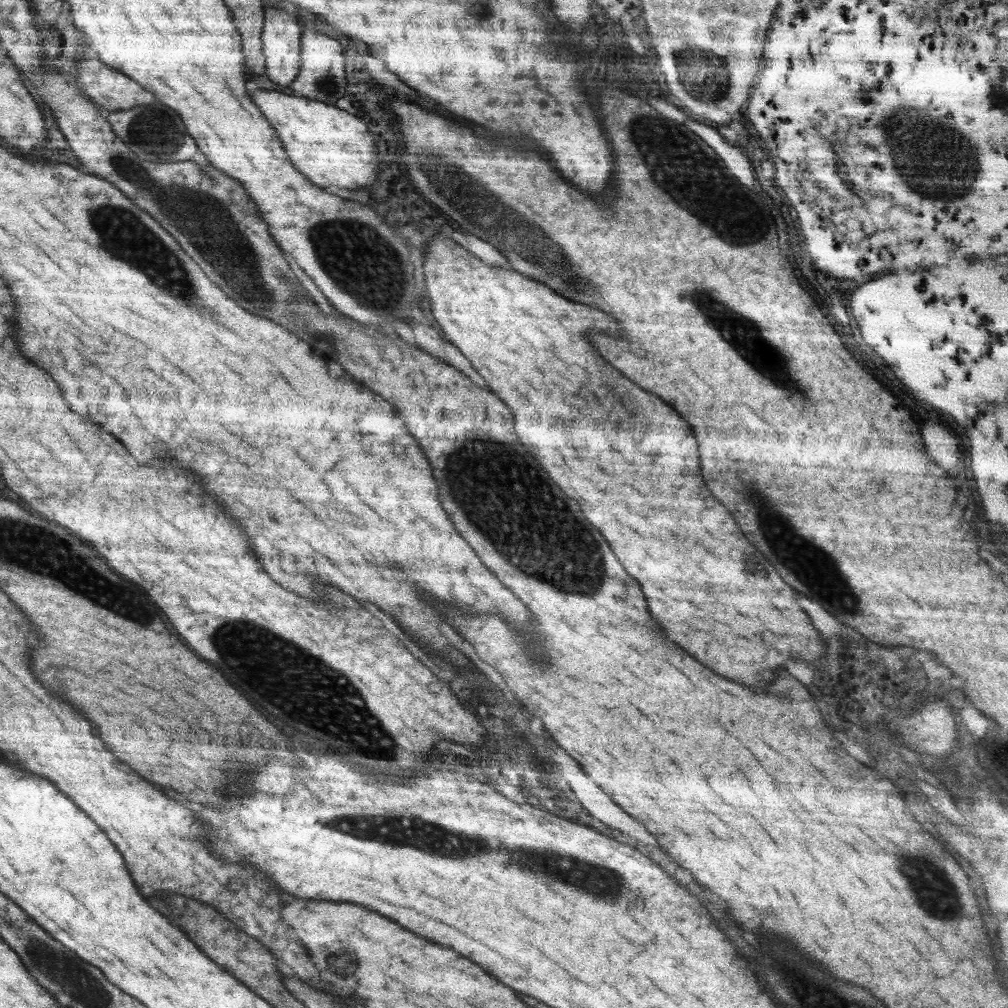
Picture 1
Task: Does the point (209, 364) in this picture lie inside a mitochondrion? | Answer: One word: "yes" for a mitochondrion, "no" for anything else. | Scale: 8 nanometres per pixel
no

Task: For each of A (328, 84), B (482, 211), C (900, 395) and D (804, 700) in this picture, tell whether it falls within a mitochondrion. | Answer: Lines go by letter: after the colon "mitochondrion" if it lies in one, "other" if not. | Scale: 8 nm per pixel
A: mitochondrion
B: mitochondrion
C: other
D: other

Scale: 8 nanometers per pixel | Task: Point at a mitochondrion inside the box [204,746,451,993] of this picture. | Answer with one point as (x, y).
(334, 962)

